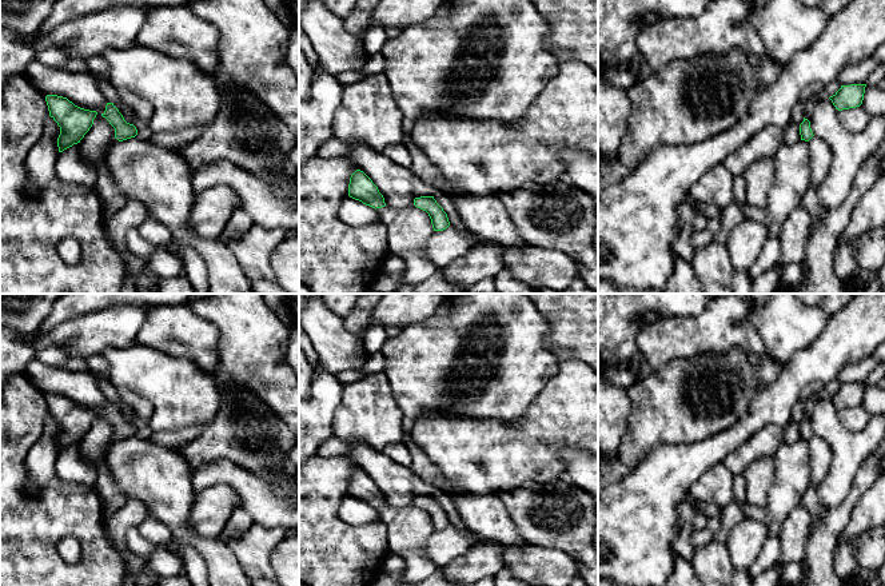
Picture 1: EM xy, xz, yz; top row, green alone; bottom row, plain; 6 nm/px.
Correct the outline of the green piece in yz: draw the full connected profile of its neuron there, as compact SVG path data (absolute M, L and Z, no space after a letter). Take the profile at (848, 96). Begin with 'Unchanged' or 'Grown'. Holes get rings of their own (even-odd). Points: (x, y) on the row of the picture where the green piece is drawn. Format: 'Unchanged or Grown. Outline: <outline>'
Unchanged. Outline: M866 84L841 85L841 88L829 99L836 109L856 108L862 104Z

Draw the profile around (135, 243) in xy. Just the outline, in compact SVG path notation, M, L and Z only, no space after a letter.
M131 228L127 232L125 236L125 246L127 248L135 254L139 255L140 258L144 258L147 262L150 260L151 255L155 252L155 250L158 247L151 246L150 243L147 243L140 234L137 232L137 228Z

